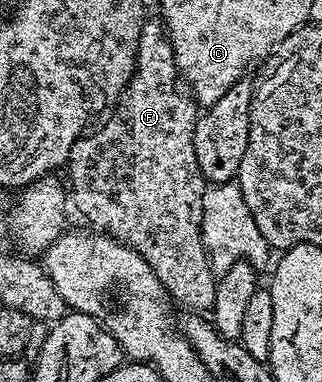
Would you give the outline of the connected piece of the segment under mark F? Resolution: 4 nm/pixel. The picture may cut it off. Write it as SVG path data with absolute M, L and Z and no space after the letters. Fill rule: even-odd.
M157 19L146 20L139 35L137 62L121 98L112 106L97 130L94 128L86 132L71 147L67 162L67 185L71 190L72 208L74 205L93 224L90 226L94 230L104 231L116 241L122 241L134 249L151 267L151 271L155 271L159 283L163 283L166 293L178 306L185 305L181 307L189 311L209 311L215 303L219 281L211 258L201 242L203 195L207 182L199 171L199 159L195 159L198 116L197 102L179 80L173 48L164 24Z

